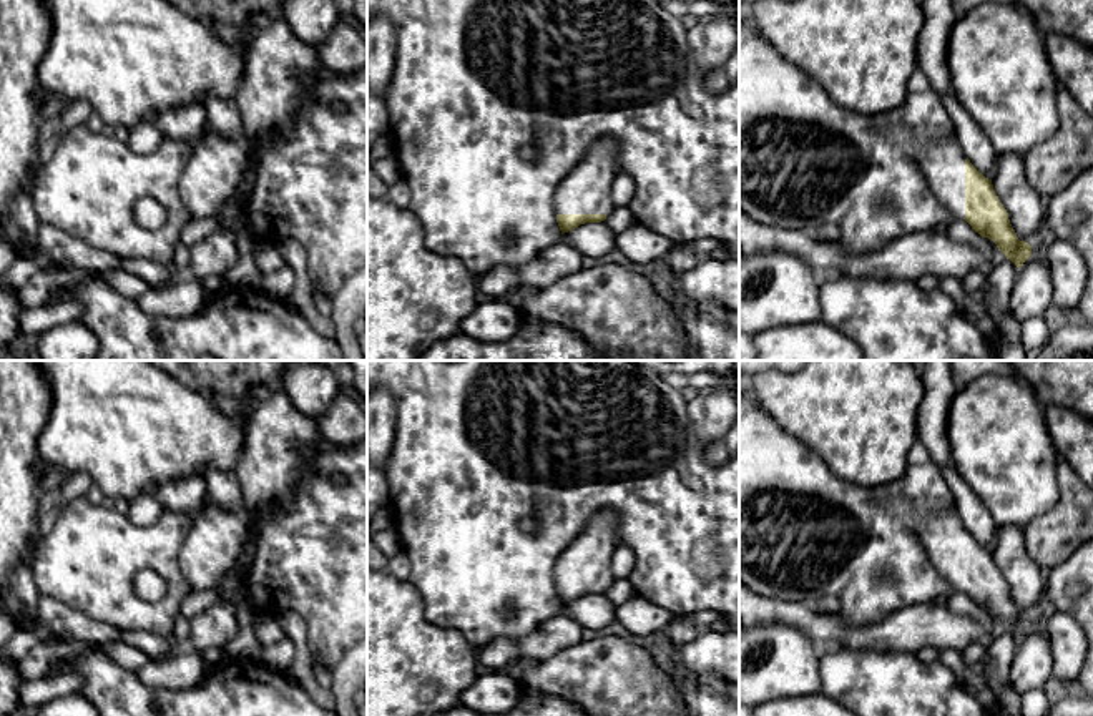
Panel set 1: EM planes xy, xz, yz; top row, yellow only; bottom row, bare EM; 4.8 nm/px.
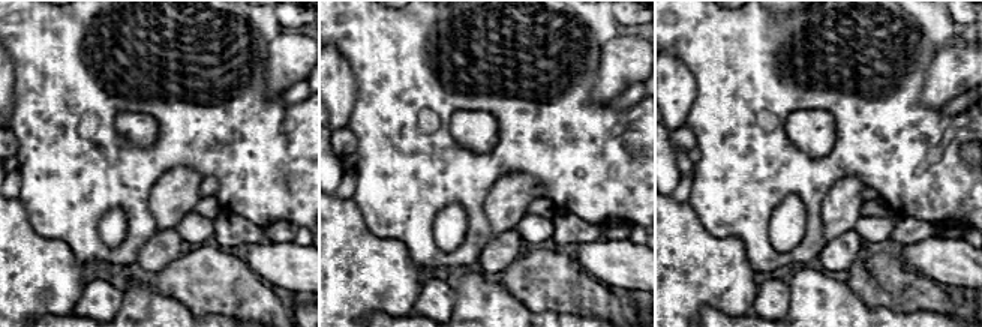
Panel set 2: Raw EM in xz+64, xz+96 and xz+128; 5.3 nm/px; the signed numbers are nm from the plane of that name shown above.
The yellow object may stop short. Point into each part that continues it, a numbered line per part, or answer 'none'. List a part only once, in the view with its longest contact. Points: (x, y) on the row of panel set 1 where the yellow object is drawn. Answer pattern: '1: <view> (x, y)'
1: yz (944, 163)

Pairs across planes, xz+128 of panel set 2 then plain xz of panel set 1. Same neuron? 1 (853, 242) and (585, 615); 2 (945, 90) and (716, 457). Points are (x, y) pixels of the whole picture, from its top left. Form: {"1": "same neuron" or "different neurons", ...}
{"1": "different neurons", "2": "different neurons"}

